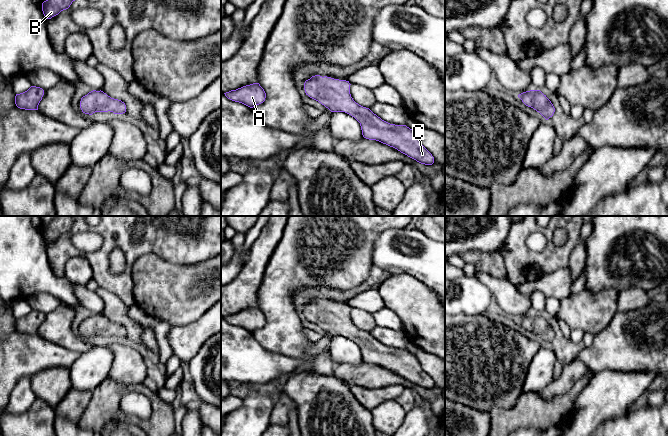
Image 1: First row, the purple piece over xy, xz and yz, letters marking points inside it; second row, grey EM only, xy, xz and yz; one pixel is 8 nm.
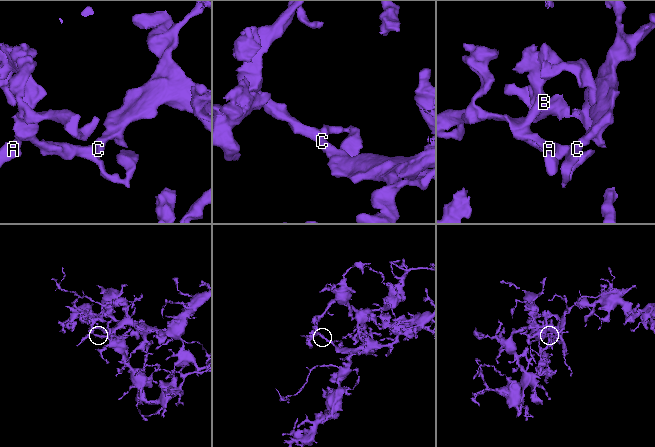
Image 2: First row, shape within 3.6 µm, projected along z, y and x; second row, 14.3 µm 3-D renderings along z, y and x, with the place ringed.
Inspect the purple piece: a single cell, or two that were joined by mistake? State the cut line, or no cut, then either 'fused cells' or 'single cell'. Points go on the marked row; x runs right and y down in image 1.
no cut; single cell

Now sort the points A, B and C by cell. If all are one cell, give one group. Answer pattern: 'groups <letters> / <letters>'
groups A B C

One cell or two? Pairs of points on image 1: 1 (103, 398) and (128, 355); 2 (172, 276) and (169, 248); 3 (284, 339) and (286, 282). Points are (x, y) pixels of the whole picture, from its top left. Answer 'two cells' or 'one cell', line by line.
1: two cells
2: two cells
3: one cell

